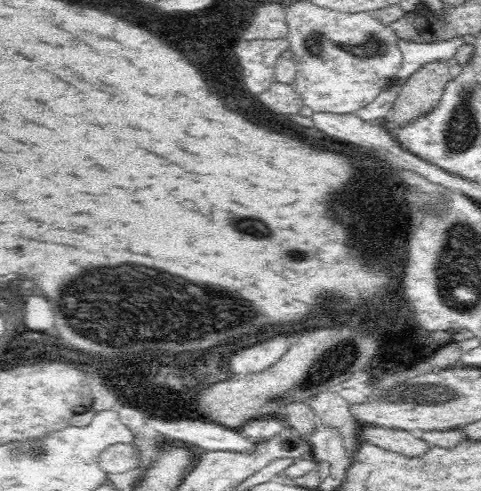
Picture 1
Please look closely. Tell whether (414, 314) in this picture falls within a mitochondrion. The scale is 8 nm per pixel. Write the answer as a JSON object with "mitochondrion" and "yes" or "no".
{"mitochondrion":"no"}

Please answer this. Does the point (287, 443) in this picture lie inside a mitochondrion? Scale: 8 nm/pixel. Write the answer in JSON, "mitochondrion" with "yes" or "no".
{"mitochondrion":"yes"}

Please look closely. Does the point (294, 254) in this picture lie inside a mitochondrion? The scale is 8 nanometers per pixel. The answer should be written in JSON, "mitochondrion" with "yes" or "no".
{"mitochondrion":"yes"}

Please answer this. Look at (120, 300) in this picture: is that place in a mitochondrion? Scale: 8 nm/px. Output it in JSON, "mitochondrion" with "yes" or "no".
{"mitochondrion":"yes"}

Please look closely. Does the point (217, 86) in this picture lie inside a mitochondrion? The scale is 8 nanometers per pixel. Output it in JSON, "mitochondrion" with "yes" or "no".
{"mitochondrion":"yes"}

